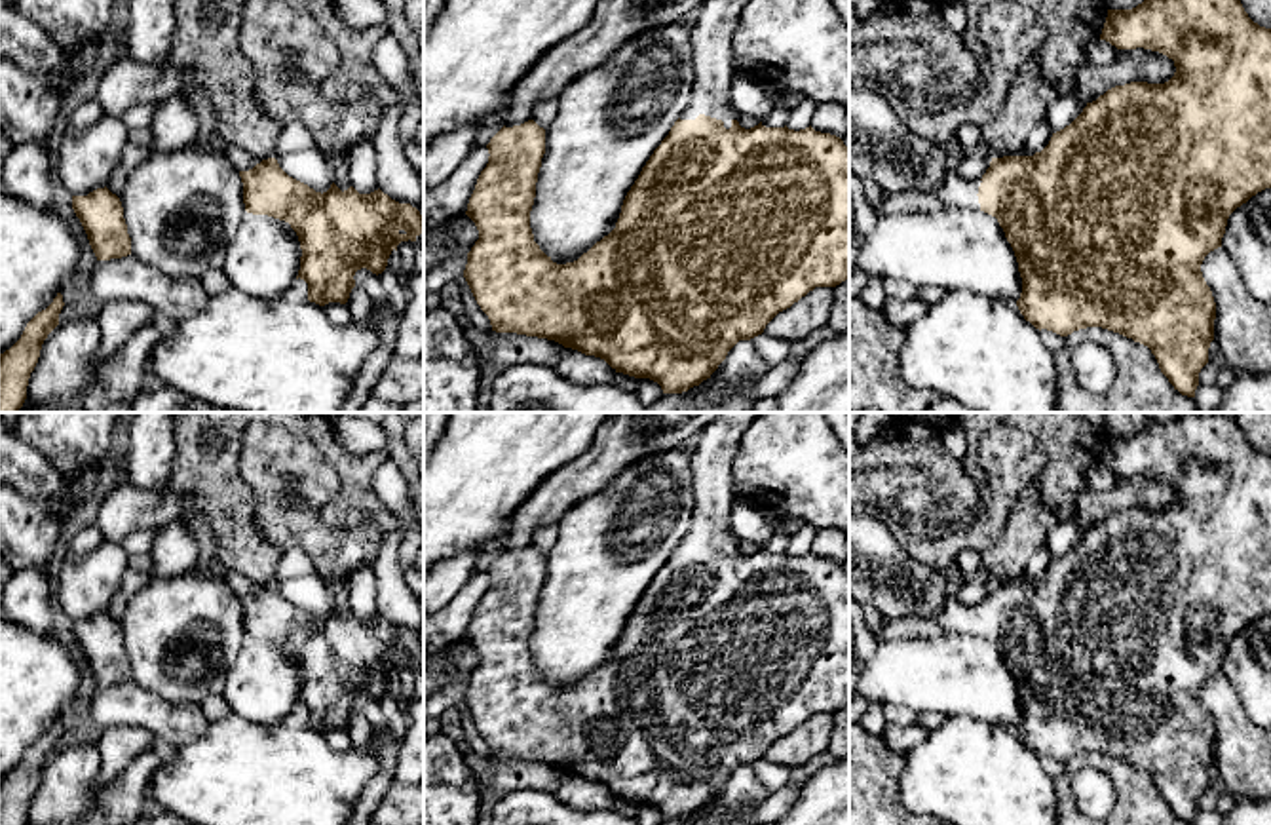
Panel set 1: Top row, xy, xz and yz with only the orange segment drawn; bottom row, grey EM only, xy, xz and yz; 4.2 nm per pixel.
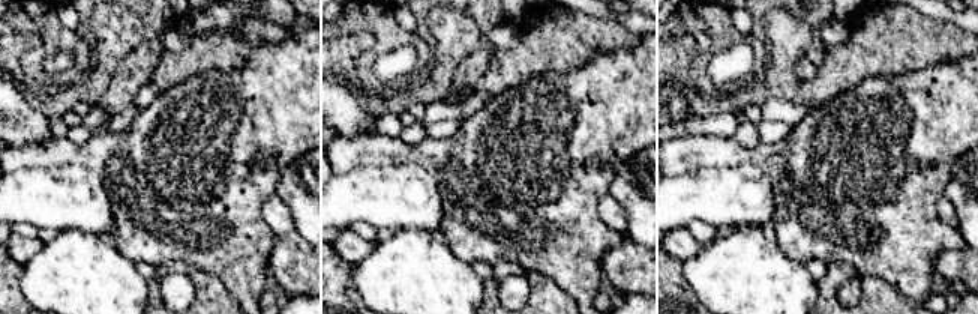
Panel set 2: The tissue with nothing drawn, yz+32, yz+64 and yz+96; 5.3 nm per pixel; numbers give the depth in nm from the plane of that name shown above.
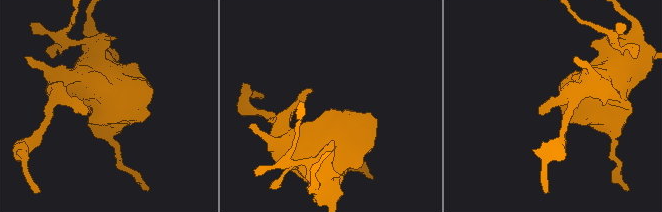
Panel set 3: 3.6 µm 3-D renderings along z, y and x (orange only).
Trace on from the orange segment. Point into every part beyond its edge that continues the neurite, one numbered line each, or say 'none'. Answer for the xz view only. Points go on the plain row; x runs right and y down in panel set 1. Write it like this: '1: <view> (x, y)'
1: xz (715, 447)

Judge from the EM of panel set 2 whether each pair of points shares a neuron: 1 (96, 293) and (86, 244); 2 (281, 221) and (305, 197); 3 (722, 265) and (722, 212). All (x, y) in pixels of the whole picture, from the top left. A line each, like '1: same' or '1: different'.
1: same
2: different
3: different

